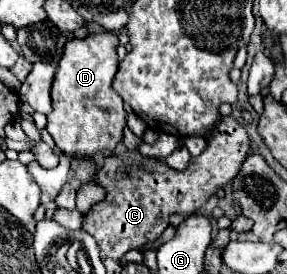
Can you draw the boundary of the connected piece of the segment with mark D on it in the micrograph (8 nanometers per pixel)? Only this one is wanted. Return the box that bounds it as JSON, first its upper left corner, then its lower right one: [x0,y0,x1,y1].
[46,31,126,157]

